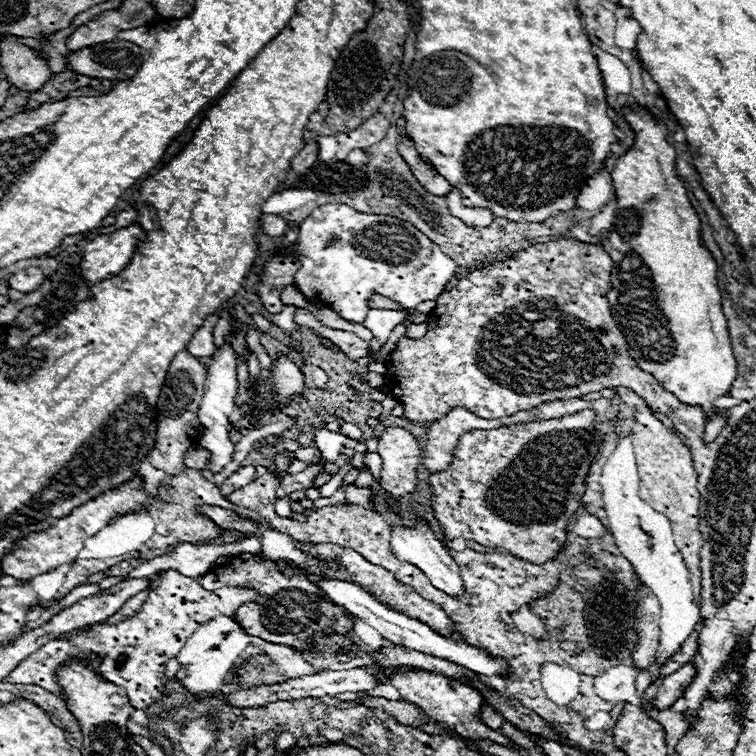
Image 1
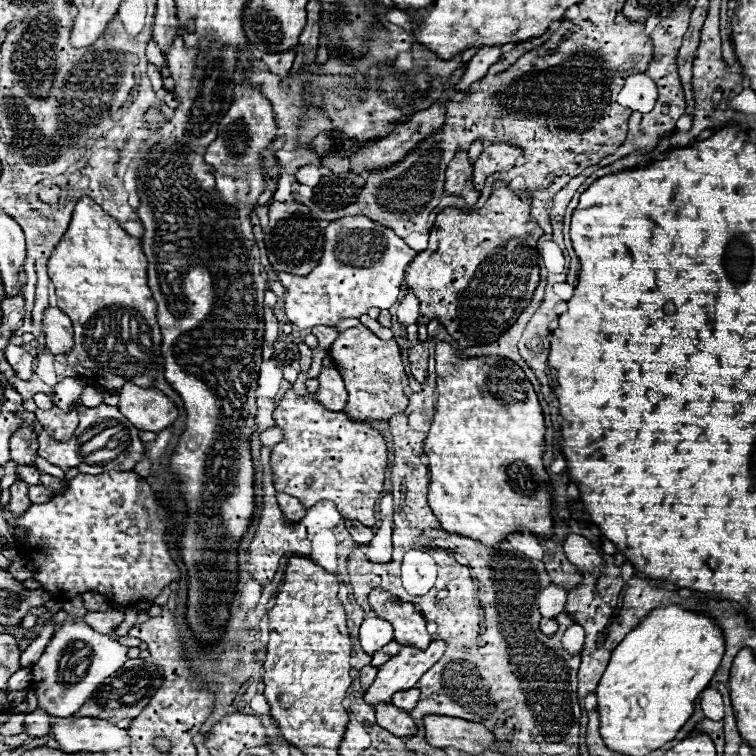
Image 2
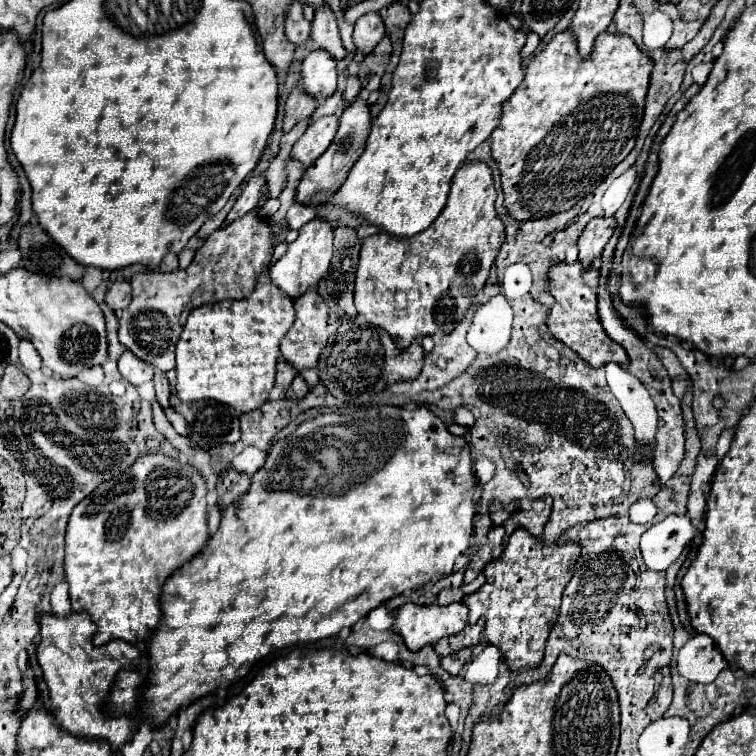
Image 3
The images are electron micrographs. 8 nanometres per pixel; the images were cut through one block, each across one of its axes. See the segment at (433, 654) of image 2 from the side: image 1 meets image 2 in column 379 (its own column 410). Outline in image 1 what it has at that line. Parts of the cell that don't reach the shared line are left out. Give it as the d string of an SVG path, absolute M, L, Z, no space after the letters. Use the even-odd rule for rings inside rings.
M412 668L412 672L408 674L396 674L392 676L392 686L396 686L400 690L400 696L418 706L426 716L434 718L436 722L444 722L446 728L454 730L456 734L460 734L464 740L492 740L496 744L512 744L512 740L504 734L500 734L498 730L492 730L488 728L482 720L480 720L480 710L482 710L482 704L484 704L484 698L480 692L476 692L474 688L470 686L464 686L464 684L458 684L454 680L448 680L446 676L442 674L434 674L434 672L428 672L428 670L420 670L420 668Z

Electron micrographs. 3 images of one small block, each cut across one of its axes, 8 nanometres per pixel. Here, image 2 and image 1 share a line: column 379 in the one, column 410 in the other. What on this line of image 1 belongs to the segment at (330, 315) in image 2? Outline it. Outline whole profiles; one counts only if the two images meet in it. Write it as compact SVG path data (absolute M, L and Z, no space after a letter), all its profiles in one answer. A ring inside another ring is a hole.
M324 204L300 224L296 256L302 264L302 268L296 272L296 288L312 302L332 308L340 318L354 324L364 322L370 310L368 300L372 294L390 298L402 308L416 308L420 302L436 300L440 294L444 294L458 270L456 262L446 256L438 244L428 240L428 236L424 236L416 226L394 216L356 212L346 204ZM332 238L336 238L334 244L330 244Z

